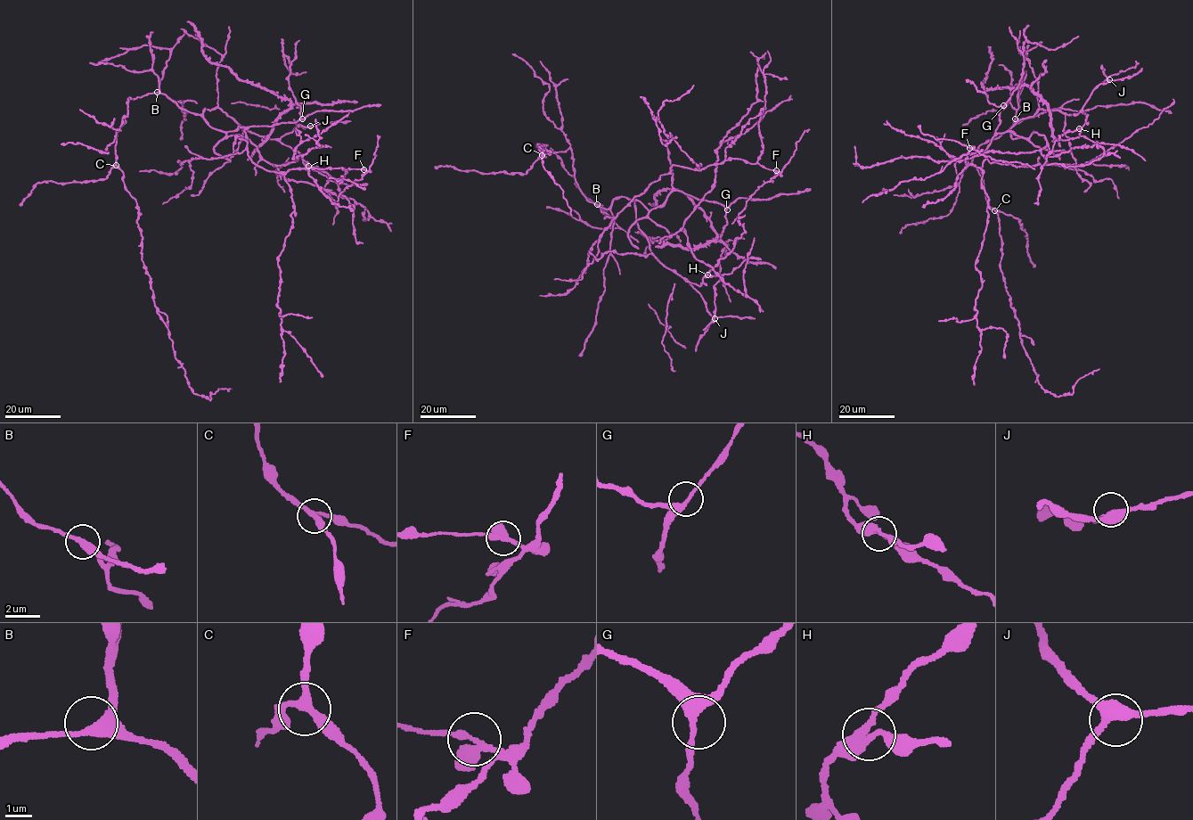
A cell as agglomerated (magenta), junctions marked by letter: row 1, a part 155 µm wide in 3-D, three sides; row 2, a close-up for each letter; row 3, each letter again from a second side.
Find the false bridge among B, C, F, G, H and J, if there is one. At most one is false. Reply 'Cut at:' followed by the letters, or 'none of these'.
Cut at: F

